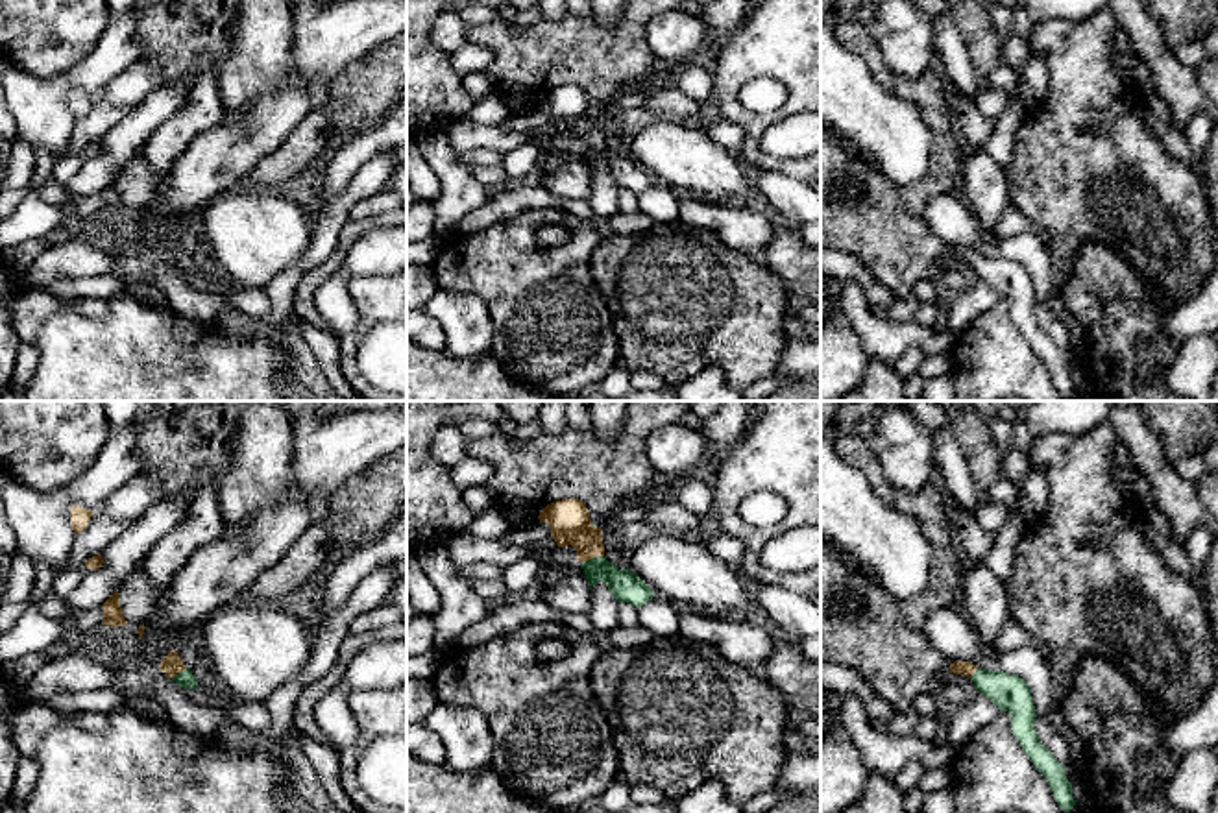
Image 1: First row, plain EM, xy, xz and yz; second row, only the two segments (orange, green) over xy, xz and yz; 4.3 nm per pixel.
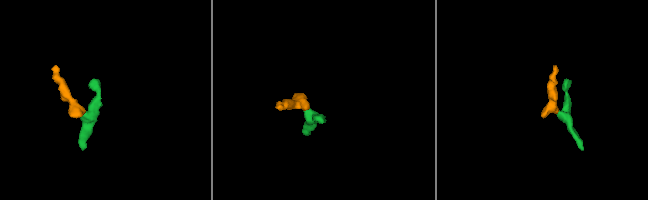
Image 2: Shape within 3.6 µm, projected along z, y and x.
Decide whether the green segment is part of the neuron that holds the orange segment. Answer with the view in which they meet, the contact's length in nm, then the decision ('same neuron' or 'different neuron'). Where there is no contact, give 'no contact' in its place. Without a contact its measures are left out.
meets orange in xz; contact 110 nm long; same neuron

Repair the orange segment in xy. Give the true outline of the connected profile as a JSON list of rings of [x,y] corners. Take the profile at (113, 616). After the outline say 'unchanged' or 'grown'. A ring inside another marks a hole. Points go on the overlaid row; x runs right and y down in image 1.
[[[118,589],[102,604],[102,608],[104,608],[104,625],[105,626],[128,625],[128,621],[122,615]]]; unchanged

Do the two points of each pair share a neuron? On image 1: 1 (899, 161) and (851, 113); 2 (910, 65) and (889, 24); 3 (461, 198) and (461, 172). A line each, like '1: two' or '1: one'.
1: one
2: one
3: one

